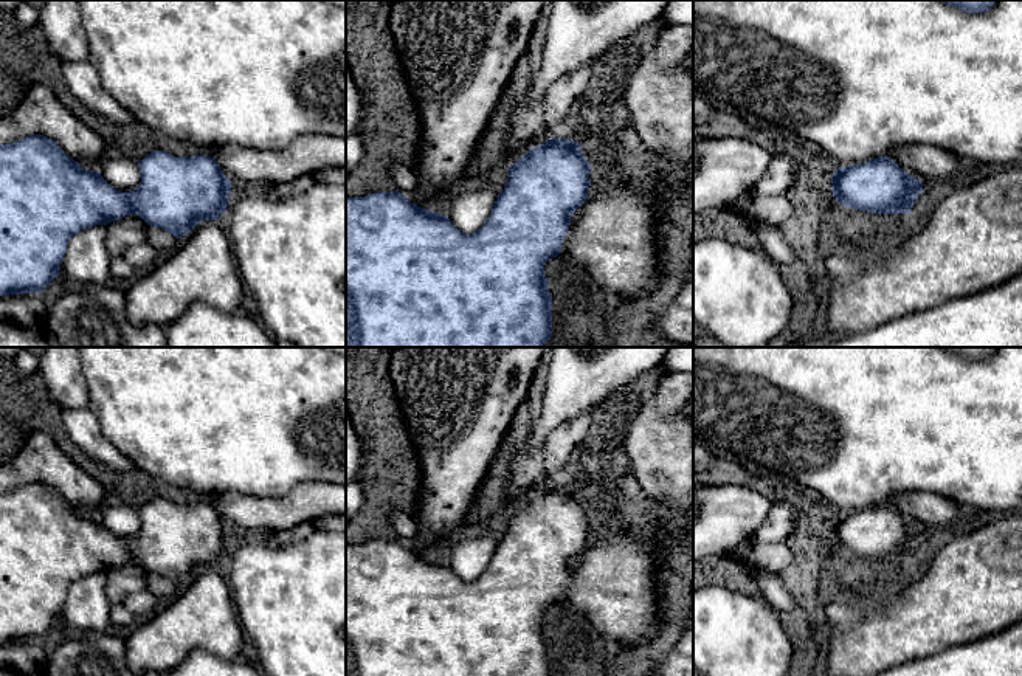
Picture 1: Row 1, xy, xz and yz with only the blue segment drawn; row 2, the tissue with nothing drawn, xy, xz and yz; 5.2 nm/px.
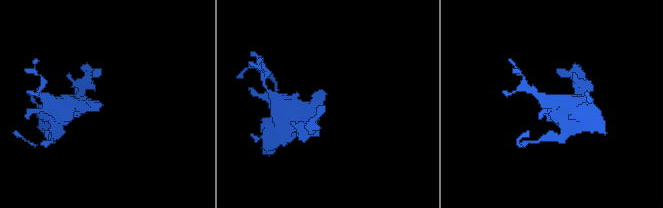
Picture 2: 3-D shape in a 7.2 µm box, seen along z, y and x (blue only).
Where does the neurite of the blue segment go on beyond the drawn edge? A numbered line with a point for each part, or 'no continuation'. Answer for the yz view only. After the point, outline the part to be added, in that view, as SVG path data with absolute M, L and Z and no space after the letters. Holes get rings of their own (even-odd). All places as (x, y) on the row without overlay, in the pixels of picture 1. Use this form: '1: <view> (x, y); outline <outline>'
1: yz (926, 510); outline M893 493L886 502L923 532L949 527L962 519L960 505L937 493Z

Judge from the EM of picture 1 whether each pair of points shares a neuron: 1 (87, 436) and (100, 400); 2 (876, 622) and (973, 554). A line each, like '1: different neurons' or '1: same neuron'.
1: different neurons
2: same neuron

